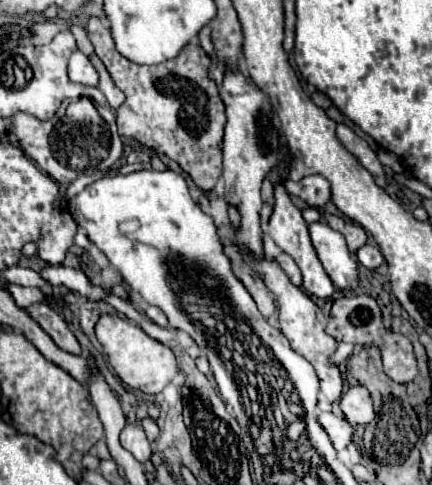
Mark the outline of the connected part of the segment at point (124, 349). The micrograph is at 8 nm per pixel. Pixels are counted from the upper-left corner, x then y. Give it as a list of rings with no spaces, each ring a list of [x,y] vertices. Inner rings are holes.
[[[101,315],[95,325],[95,335],[103,345],[103,351],[111,367],[119,375],[119,379],[133,389],[141,389],[143,393],[149,395],[161,393],[163,387],[171,383],[179,371],[173,351],[161,345],[159,341],[155,341],[153,337],[149,337],[139,325],[135,325],[129,319],[121,319],[117,315]]]

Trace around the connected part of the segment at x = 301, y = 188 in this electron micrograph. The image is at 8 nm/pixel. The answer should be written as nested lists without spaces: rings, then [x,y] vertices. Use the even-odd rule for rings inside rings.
[[[309,175],[301,181],[285,181],[285,187],[291,195],[303,199],[309,207],[323,209],[327,201],[331,201],[331,185],[323,175]]]

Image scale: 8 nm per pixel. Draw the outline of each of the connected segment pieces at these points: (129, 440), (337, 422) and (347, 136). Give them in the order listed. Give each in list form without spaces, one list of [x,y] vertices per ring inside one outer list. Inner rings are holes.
[[[127,425],[121,431],[121,445],[139,461],[145,463],[151,459],[151,445],[145,437],[145,431],[137,425]]]
[[[319,413],[317,415],[317,421],[325,429],[325,433],[329,435],[329,439],[331,439],[331,443],[333,443],[333,447],[337,451],[339,449],[345,449],[351,443],[353,427],[347,423],[345,417],[339,417],[335,413]]]
[[[343,123],[337,125],[337,137],[339,137],[339,141],[361,161],[361,165],[373,175],[375,183],[377,183],[379,187],[385,187],[387,181],[385,181],[383,165],[379,163],[375,151],[369,147],[369,143],[367,143],[365,139],[361,139],[359,135],[355,135],[355,131],[349,129],[349,127],[343,125]]]

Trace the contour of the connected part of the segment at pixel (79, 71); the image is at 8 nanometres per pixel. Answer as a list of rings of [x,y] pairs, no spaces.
[[[75,51],[69,59],[69,79],[75,83],[91,85],[91,87],[97,87],[97,83],[99,83],[99,75],[97,75],[95,67],[81,51]]]

